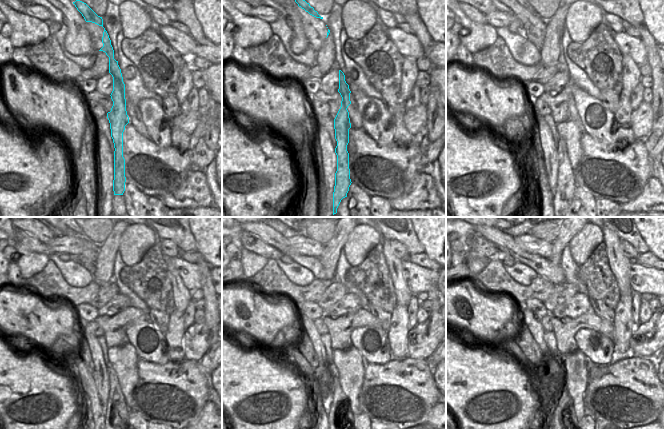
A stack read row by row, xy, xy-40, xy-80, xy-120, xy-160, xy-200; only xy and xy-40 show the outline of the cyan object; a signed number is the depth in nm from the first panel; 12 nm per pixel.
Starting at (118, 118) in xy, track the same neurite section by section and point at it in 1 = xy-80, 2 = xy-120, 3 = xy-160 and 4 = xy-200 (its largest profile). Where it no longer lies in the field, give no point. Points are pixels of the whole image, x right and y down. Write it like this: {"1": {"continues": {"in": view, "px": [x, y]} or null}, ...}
{"1": {"continues": {"in": "xy-80", "px": [564, 193]}}, "2": {"continues": {"in": "xy-120", "px": [116, 414]}}, "3": {"continues": {"in": "xy-160", "px": [340, 415]}}, "4": {"continues": {"in": "xy-200", "px": [564, 409]}}}

